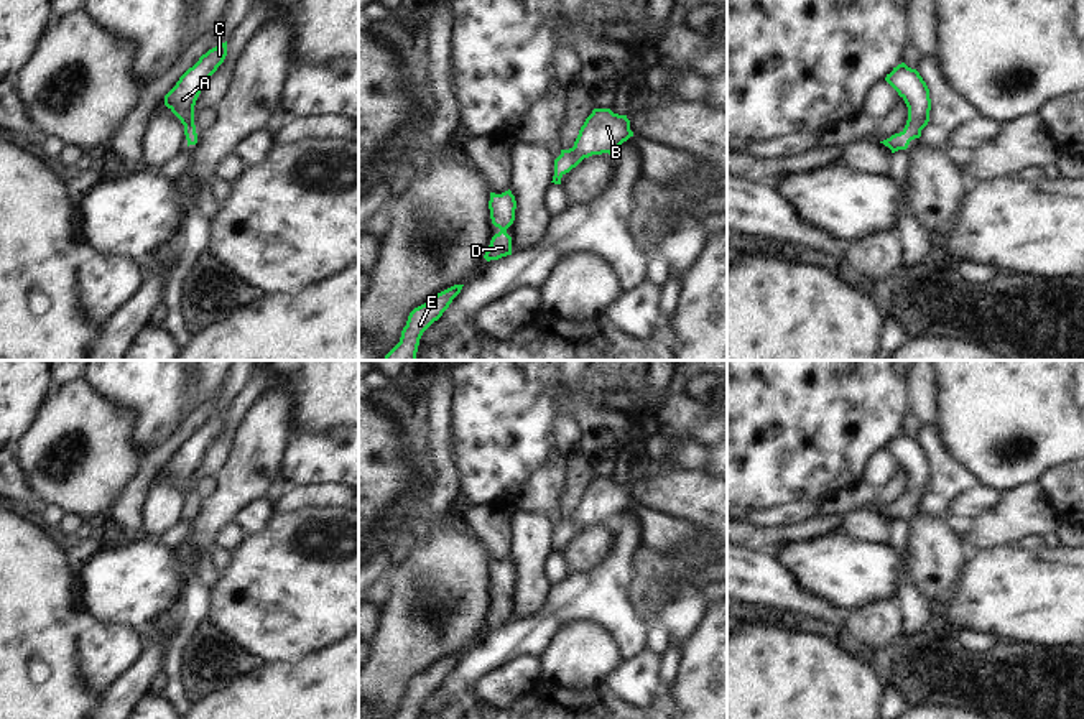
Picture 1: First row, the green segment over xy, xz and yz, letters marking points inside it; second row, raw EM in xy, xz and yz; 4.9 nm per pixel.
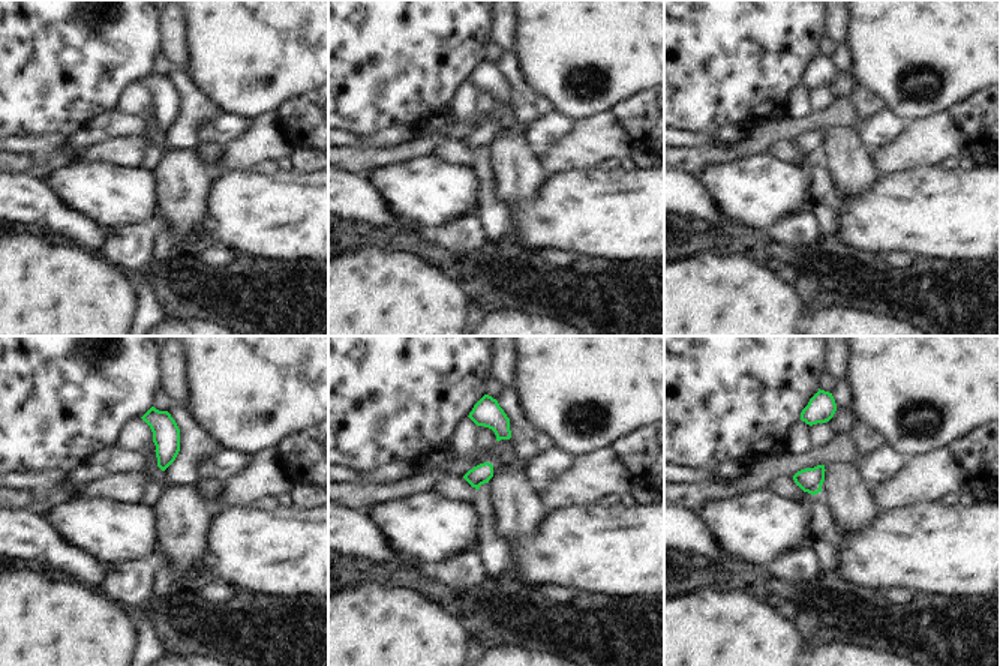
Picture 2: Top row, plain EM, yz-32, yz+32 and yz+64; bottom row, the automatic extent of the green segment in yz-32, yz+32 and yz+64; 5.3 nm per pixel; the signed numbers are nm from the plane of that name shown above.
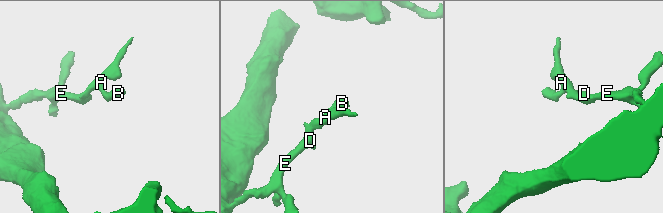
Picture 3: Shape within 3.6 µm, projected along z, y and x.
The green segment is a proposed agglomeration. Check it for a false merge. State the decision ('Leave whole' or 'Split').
Leave whole

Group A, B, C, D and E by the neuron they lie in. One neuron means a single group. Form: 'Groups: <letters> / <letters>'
Groups: A B C D E

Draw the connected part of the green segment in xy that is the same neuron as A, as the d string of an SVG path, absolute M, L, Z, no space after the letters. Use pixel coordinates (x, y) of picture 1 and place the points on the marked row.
M227 41L209 49L199 58L199 61L189 67L176 82L176 86L164 95L164 105L181 120L184 125L184 135L189 145L197 143L197 133L194 125L194 105L207 82L207 79L217 71L227 56Z

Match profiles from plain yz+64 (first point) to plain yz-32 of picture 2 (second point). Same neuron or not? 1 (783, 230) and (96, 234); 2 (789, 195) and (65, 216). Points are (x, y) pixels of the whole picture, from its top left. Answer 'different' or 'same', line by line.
1: different
2: different

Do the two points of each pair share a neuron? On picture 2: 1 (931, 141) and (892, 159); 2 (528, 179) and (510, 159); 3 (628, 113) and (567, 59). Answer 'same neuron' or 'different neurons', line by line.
1: same neuron
2: same neuron
3: different neurons

